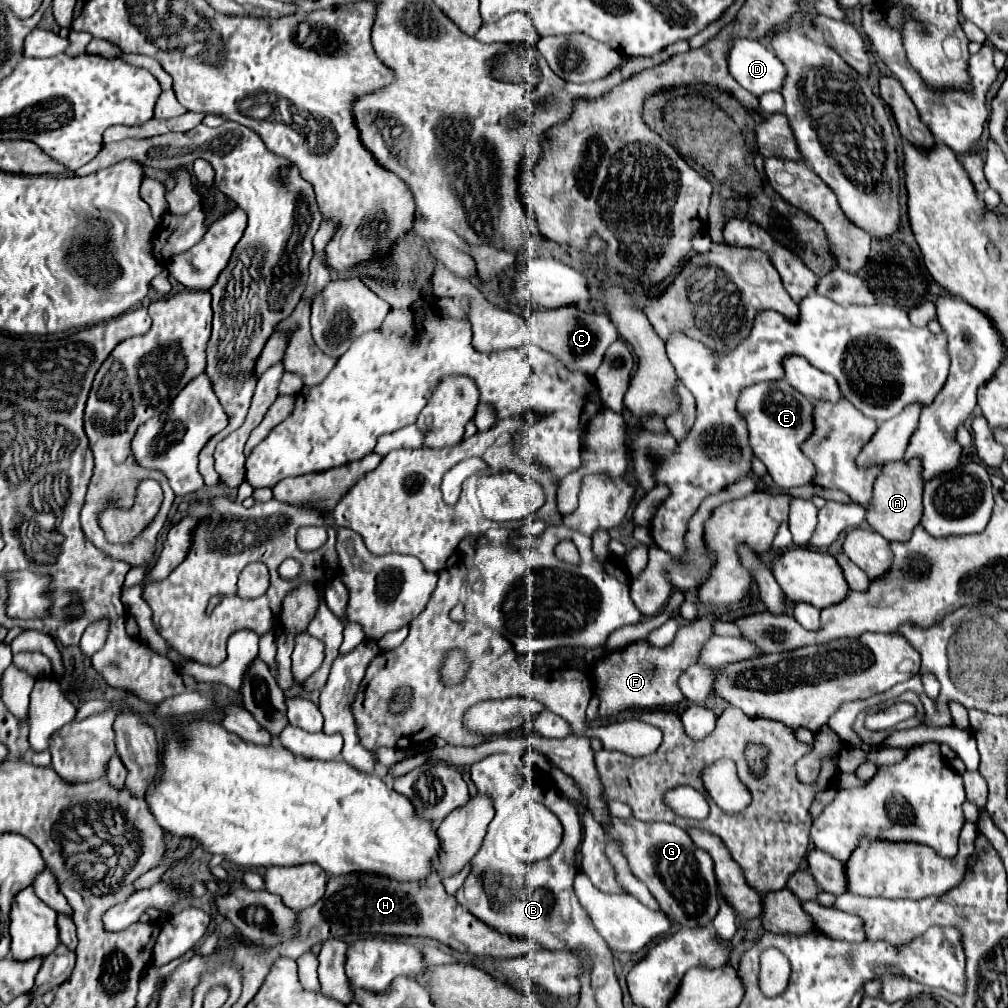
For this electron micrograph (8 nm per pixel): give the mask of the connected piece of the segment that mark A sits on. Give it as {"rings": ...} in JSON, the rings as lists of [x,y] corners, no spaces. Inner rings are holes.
{"rings":[[[920,458],[890,462],[884,466],[882,474],[874,484],[874,498],[872,504],[868,506],[866,522],[886,540],[898,540],[898,542],[908,540],[914,526],[920,522],[922,490],[924,490],[924,478],[920,466],[922,466]]]}

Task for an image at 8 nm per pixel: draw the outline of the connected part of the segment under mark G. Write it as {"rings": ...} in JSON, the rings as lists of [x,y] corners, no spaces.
{"rings":[[[634,818],[634,826],[628,826],[626,820],[612,820],[612,826],[606,832],[610,838],[624,844],[624,854],[632,874],[648,886],[652,896],[658,900],[660,910],[668,918],[684,928],[704,928],[714,920],[716,910],[720,908],[714,862],[708,852],[700,850],[692,842],[686,830],[666,822],[644,824]]]}

